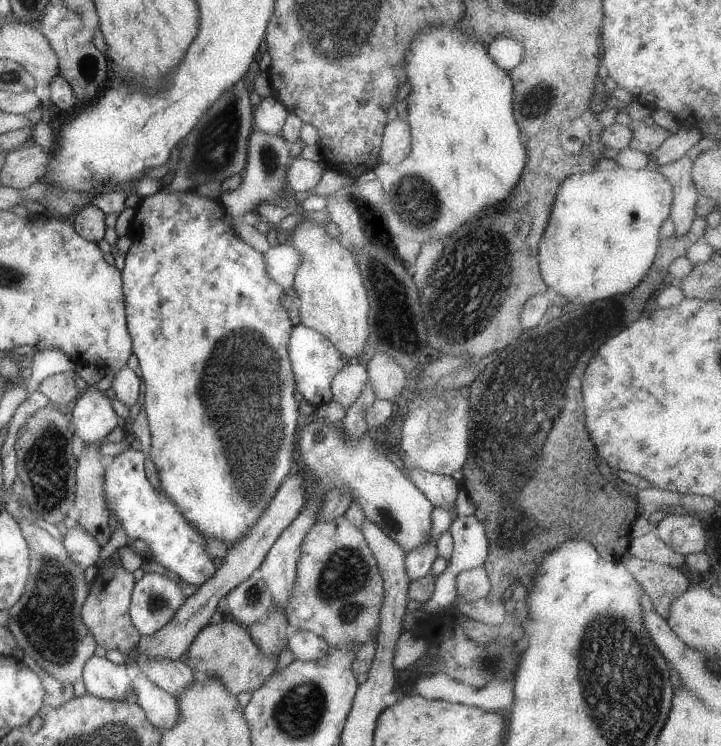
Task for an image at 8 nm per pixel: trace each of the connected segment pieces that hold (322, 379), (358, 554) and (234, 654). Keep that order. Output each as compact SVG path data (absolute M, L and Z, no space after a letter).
M302 323L293 328L289 348L299 398L312 404L316 409L333 400L331 384L337 372L340 372L348 361L346 357L324 335Z
M344 515L329 521L316 521L304 537L297 562L294 592L285 606L287 622L298 631L306 631L323 638L330 647L351 643L356 649L373 640L381 626L380 611L385 588L383 578L364 533Z
M223 621L219 624L210 623L198 632L188 647L186 664L197 675L214 676L233 694L240 692L253 693L260 688L275 671L278 657L264 654L252 640L248 628L238 621Z

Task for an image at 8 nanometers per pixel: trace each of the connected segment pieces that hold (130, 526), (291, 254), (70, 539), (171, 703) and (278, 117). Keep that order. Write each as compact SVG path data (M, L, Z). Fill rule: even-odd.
M129 448L121 454L109 458L110 464L105 470L104 494L107 507L116 512L117 527L122 524L129 542L141 538L149 546L152 560L166 567L171 576L182 583L202 586L216 572L213 560L205 551L204 536L199 533L181 515L178 507L161 491L160 494L152 487L144 471L144 451Z
M282 240L279 245L271 246L263 255L268 276L285 290L292 287L302 252Z
M82 525L68 528L63 538L63 545L73 563L82 565L84 568L96 565L100 551L99 542L88 531L85 531Z
M143 674L132 680L131 690L154 726L171 729L178 722L179 704L174 695L151 683Z
M273 94L262 97L261 102L254 107L253 128L271 135L281 135L280 132L286 116L290 113L289 110Z

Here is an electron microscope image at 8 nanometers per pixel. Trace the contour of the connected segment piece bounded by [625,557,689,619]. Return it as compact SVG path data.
M638 557L628 559L625 565L642 585L643 592L648 594L656 612L667 619L671 602L688 590L684 574L676 567Z

